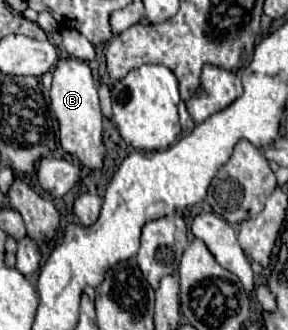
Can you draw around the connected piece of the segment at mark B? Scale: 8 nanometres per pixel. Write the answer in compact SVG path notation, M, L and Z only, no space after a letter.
M61 59L53 71L53 85L50 89L49 111L59 124L59 143L65 153L79 161L81 167L95 171L103 169L103 159L107 155L103 141L103 115L99 107L98 84L93 81L91 69L79 59Z

